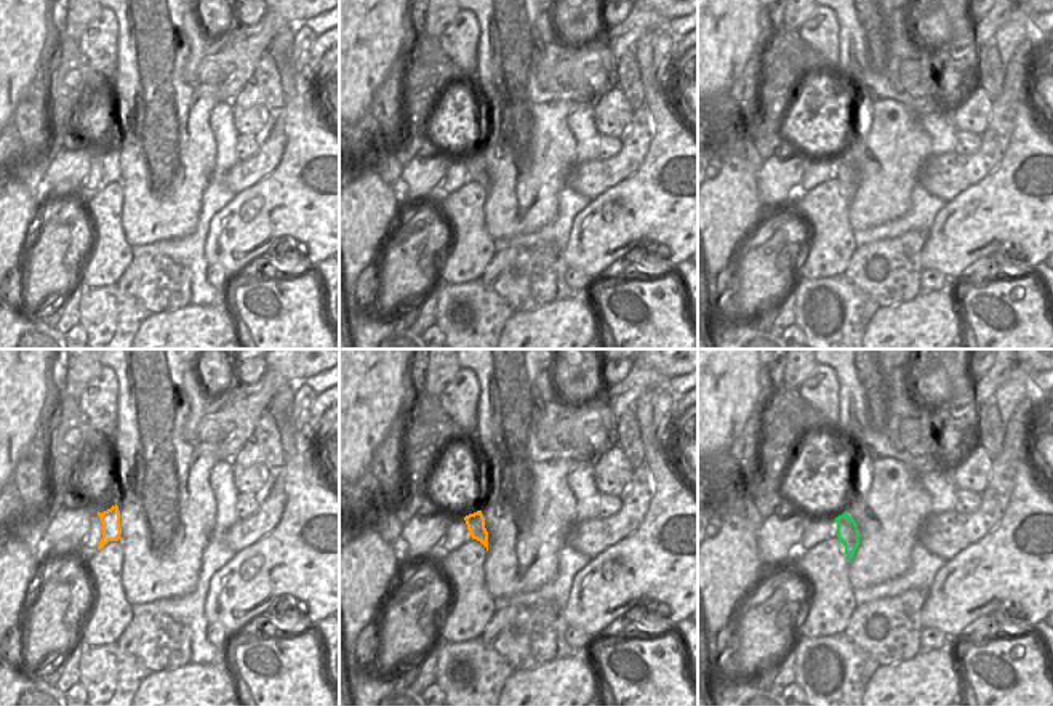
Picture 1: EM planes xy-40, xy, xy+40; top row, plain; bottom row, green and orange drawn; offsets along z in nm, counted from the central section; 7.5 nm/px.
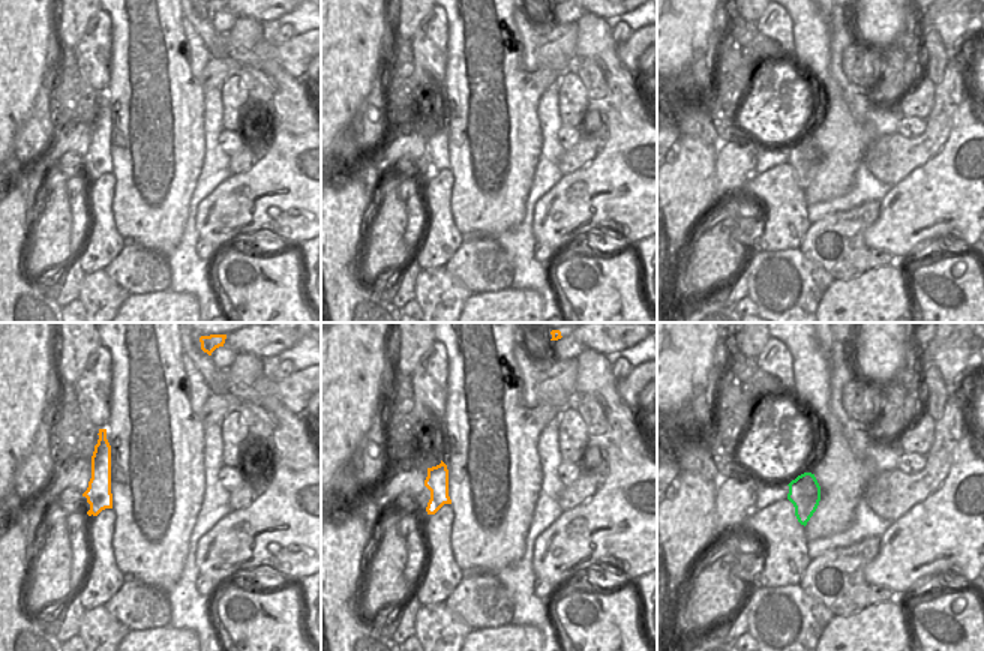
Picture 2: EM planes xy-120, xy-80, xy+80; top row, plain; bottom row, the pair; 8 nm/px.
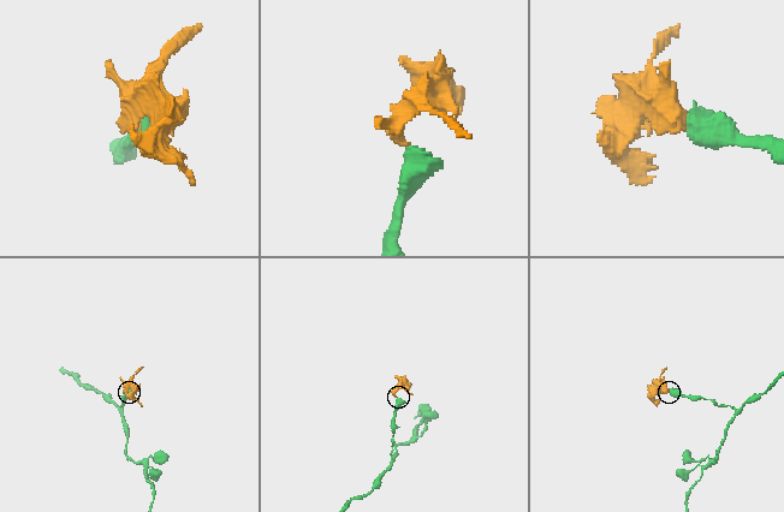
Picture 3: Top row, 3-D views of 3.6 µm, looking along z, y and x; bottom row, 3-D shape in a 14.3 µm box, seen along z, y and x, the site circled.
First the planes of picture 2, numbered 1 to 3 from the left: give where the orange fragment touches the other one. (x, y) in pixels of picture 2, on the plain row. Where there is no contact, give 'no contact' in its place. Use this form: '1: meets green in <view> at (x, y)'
1: no contact
2: no contact
3: no contact

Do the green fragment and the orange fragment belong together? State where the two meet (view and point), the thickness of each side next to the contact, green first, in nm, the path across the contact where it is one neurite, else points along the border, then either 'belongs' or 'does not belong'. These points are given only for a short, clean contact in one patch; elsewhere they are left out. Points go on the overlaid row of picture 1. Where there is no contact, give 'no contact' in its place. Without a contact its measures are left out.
no contact | does not belong

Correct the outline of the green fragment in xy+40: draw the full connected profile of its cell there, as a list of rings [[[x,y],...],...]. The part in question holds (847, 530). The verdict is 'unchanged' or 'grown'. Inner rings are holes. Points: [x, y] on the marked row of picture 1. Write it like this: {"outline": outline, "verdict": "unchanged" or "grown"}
{"outline": [[[845,511],[842,515],[835,517],[837,520],[837,538],[845,546],[845,554],[851,560],[858,546],[859,546],[859,530],[855,522]]], "verdict": "unchanged"}

